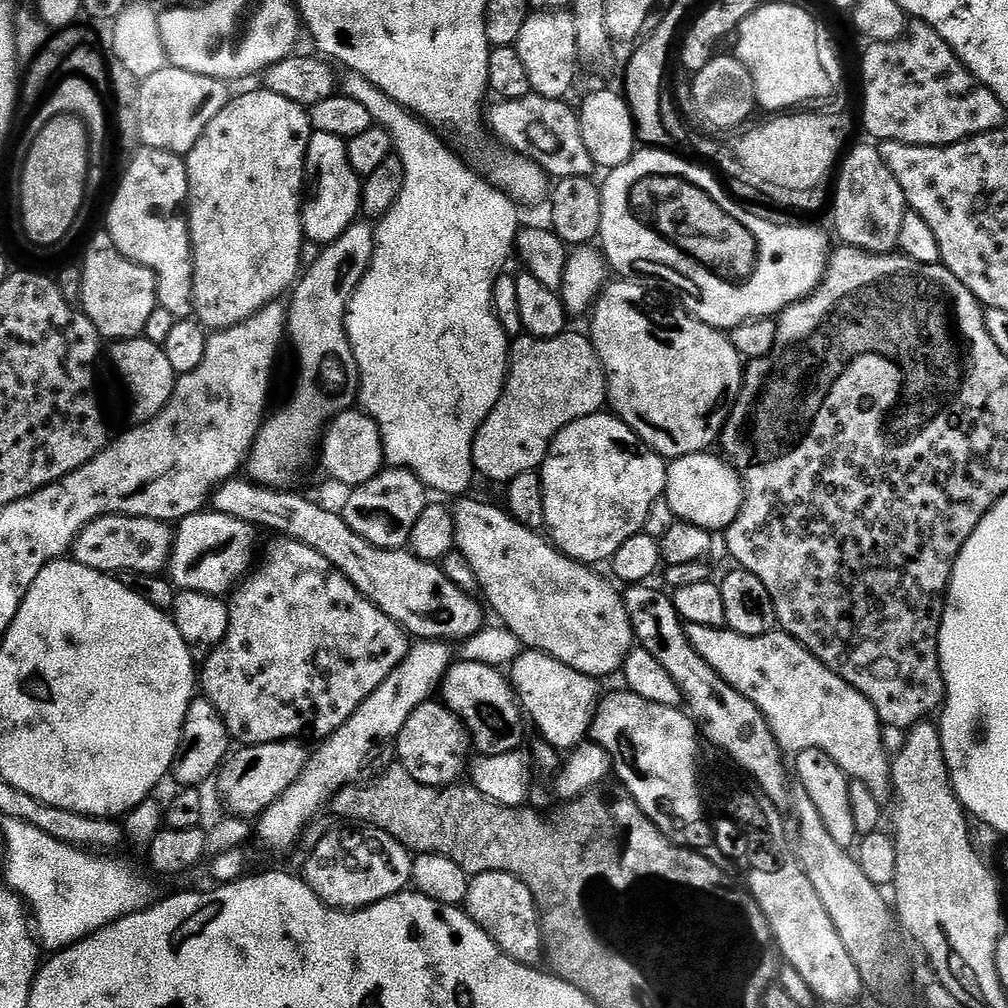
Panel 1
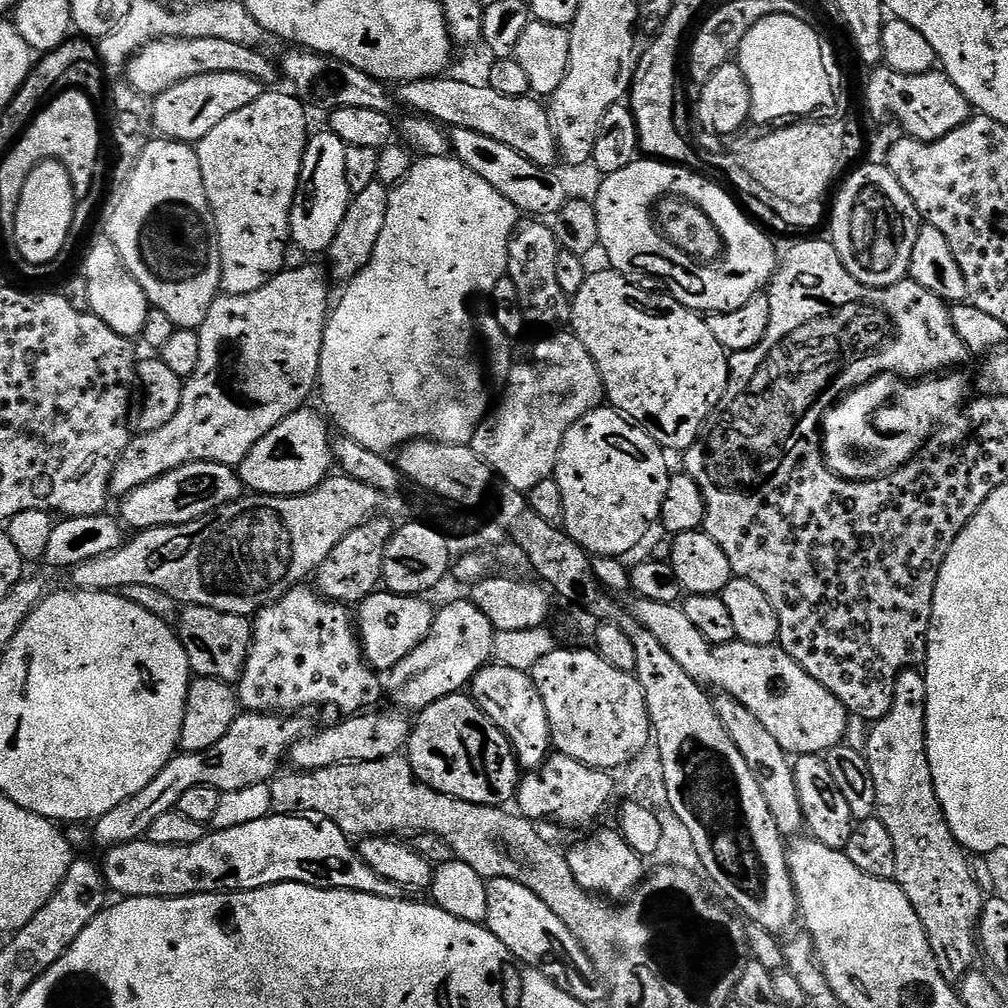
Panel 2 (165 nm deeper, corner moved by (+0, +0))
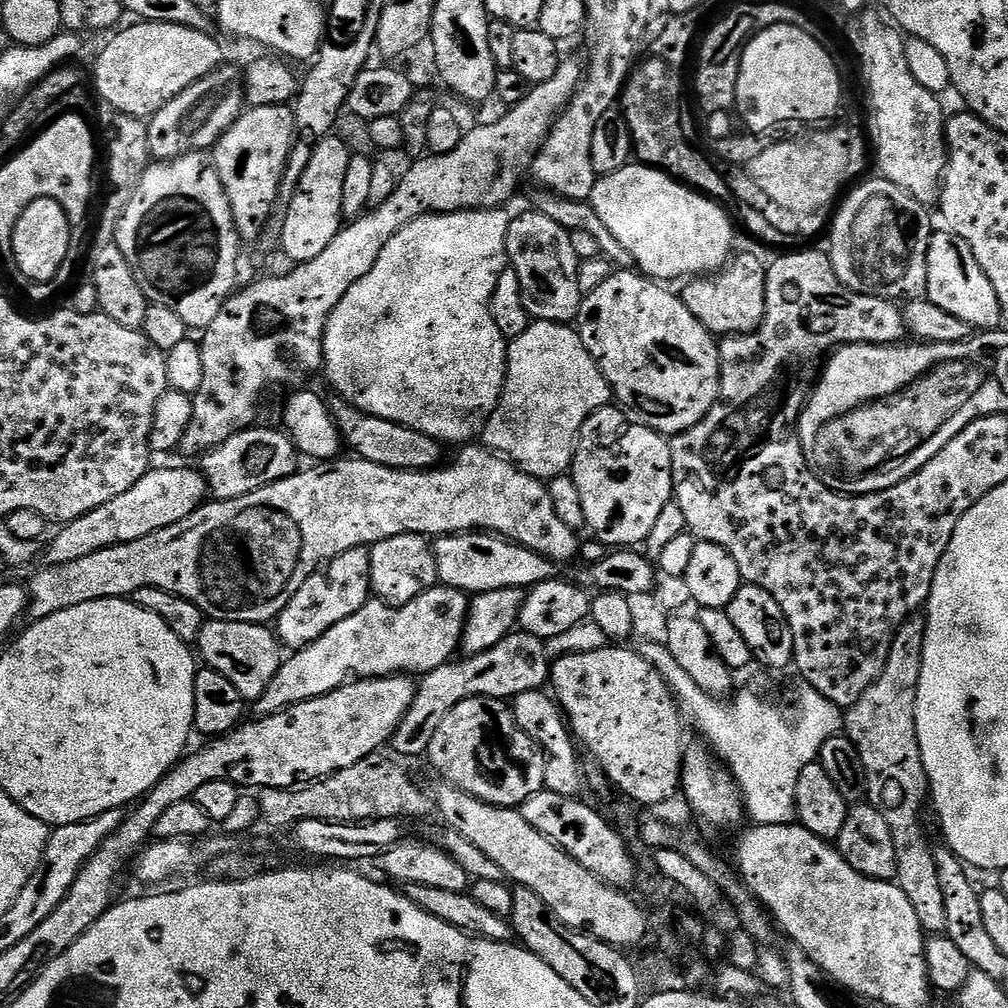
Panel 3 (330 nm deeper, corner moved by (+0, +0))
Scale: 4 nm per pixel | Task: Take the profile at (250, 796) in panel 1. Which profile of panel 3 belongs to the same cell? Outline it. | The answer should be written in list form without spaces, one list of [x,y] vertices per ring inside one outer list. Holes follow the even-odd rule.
[[[513,630],[498,646],[490,646],[490,650],[463,659],[438,666],[438,670],[430,670],[419,677],[414,702],[390,741],[390,748],[397,752],[397,757],[423,757],[430,746],[430,738],[434,738],[434,730],[442,726],[442,718],[446,718],[458,702],[479,696],[511,702],[518,694],[541,691],[550,680],[548,645],[529,632]]]

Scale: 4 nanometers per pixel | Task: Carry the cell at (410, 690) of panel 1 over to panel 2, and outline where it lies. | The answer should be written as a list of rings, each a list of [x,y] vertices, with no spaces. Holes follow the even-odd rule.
[[[471,599],[456,600],[448,604],[444,609],[435,613],[430,634],[420,645],[408,654],[398,666],[391,669],[386,676],[386,692],[392,695],[392,700],[397,709],[407,710],[409,713],[419,713],[421,708],[430,706],[447,696],[455,696],[463,693],[471,685],[471,682],[480,669],[485,667],[493,659],[492,647],[496,637],[496,629],[493,628],[490,618],[474,606]]]

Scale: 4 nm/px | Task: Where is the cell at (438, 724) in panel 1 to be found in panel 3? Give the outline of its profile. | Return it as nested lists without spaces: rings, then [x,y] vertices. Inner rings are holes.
[[[479,696],[458,702],[458,706],[454,706],[446,718],[442,718],[442,726],[434,730],[426,760],[432,763],[433,770],[440,775],[439,779],[443,783],[452,784],[458,790],[499,808],[519,809],[526,798],[545,791],[546,753],[539,744],[534,743],[530,734],[526,734],[526,730],[522,730],[522,726],[518,726],[511,707],[502,700]]]

